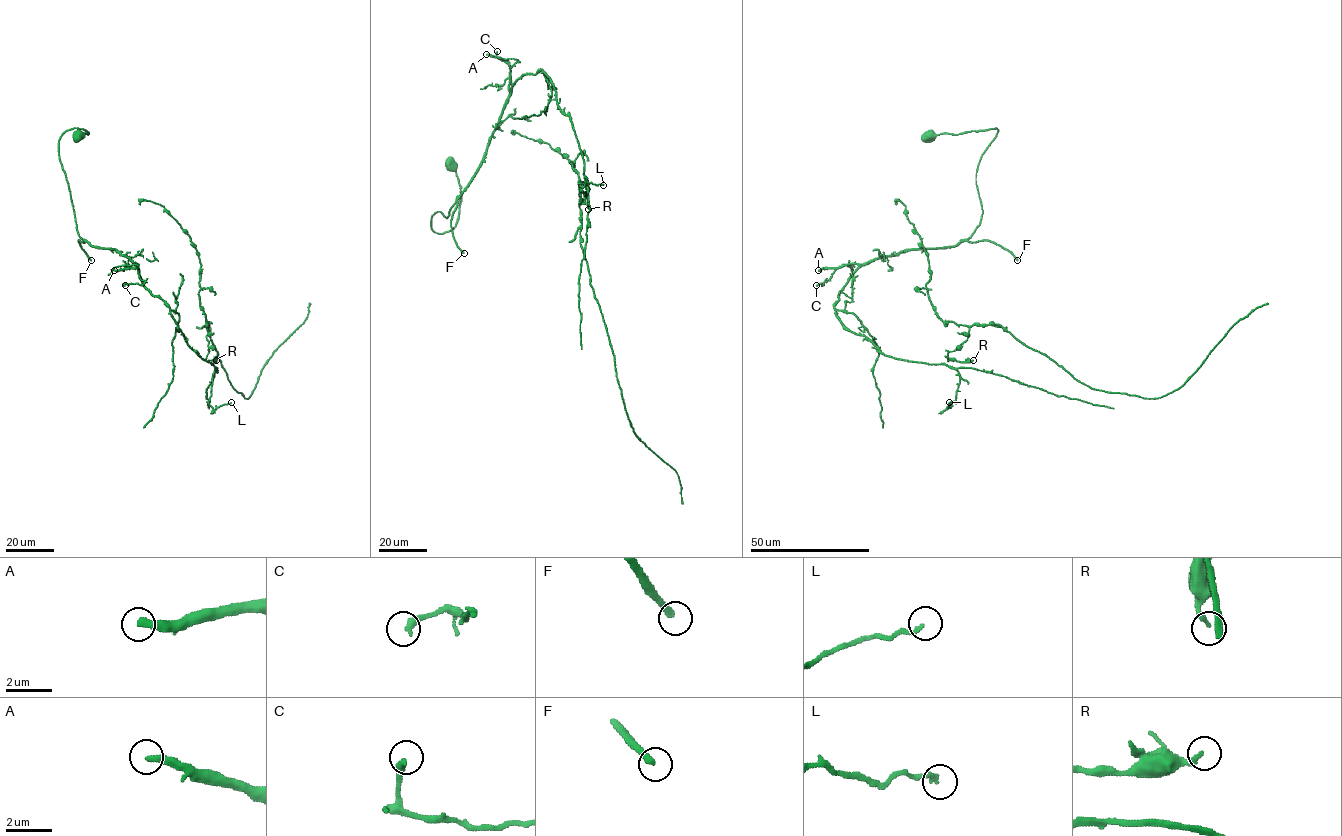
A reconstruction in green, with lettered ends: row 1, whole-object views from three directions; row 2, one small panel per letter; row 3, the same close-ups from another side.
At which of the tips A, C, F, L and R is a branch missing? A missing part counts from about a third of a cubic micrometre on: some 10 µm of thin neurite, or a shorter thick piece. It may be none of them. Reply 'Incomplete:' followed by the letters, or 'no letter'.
Incomplete: F

